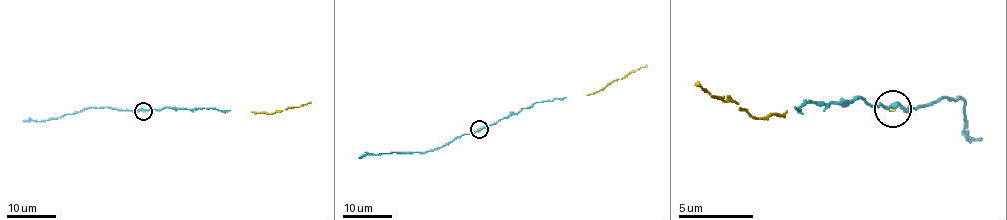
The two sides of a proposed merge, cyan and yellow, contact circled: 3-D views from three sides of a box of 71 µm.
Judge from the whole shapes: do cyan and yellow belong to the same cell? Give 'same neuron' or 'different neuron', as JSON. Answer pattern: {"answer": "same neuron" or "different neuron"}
{"answer": "same neuron"}

